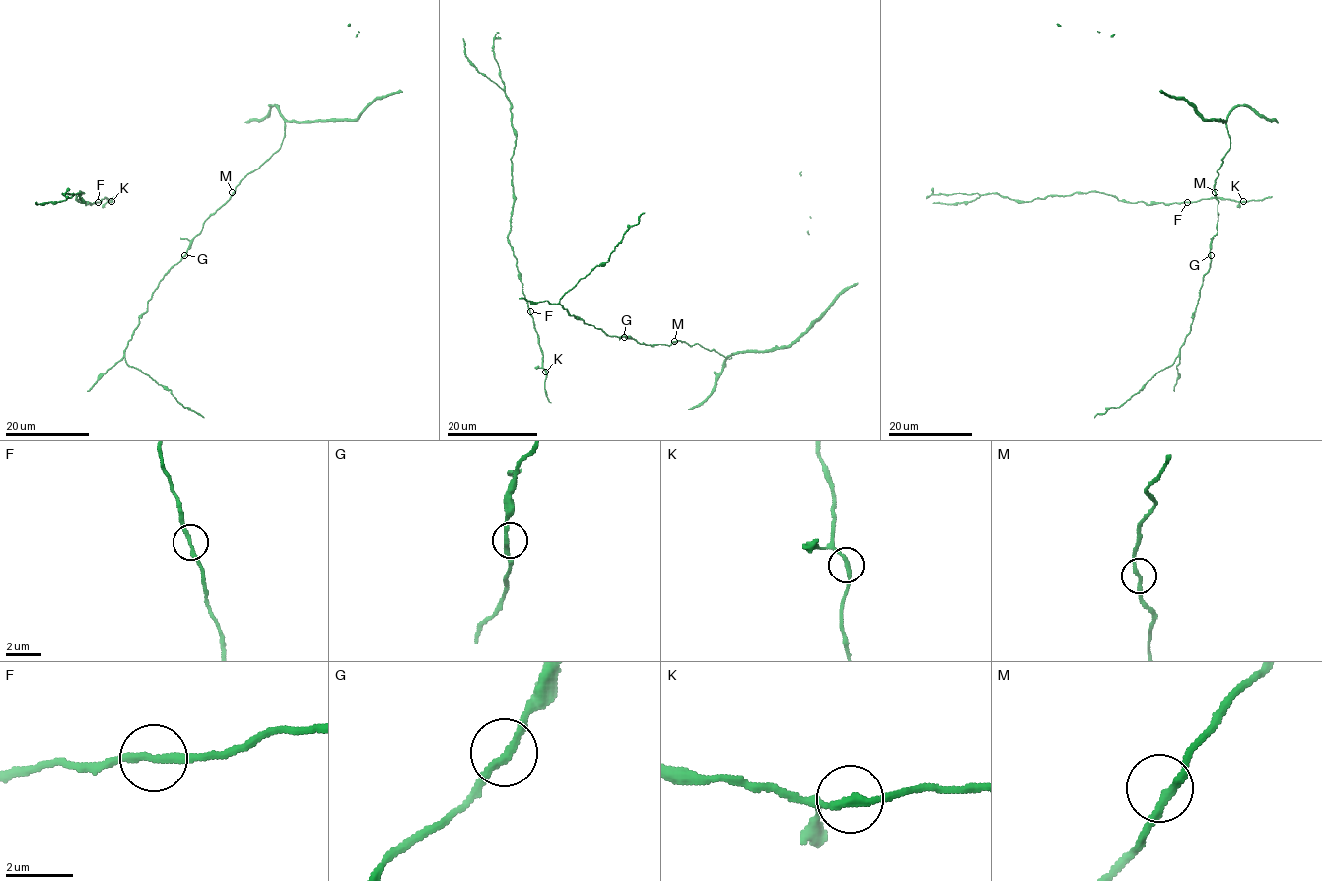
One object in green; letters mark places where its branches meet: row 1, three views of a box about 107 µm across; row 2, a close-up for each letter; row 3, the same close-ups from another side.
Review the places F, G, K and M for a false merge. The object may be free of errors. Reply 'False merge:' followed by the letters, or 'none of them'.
False merge: none of them

